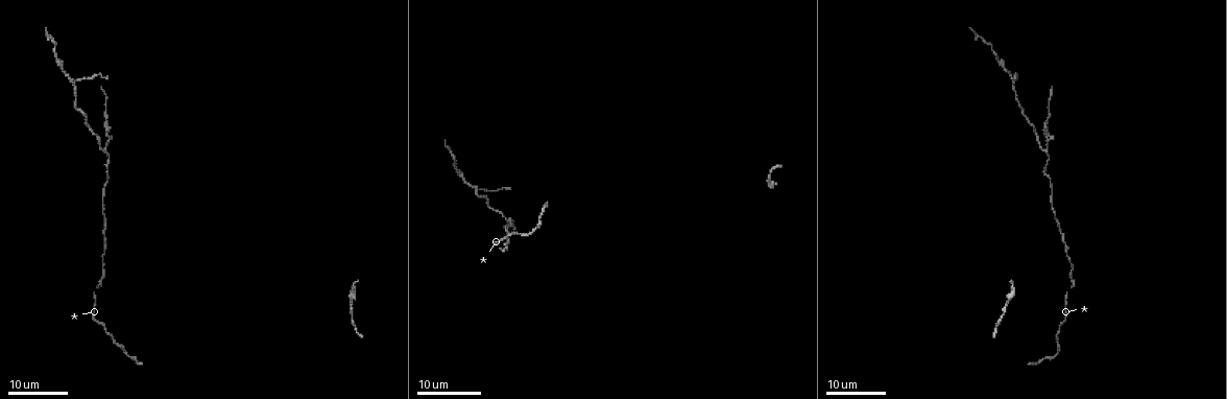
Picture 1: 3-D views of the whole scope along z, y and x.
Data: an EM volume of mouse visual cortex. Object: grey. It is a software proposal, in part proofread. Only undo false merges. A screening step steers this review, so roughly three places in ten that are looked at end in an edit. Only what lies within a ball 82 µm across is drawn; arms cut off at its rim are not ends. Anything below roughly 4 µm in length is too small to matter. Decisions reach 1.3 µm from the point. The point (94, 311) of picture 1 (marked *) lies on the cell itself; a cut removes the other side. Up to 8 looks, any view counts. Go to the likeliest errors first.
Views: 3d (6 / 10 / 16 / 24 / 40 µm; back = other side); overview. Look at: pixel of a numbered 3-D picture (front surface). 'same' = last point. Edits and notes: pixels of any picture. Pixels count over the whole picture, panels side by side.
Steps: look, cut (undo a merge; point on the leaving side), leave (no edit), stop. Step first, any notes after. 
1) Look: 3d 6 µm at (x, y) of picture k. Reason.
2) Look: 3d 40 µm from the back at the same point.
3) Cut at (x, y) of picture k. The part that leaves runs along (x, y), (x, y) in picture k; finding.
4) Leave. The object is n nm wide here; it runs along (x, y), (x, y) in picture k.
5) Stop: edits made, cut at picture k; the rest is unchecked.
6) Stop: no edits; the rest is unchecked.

Look: 3d 24 µm at (106, 149) of picture 1. Three arms meet.

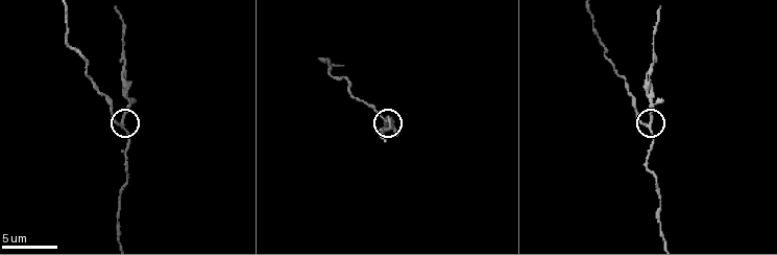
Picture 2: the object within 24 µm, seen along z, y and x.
Look: 3d 10 µm at (120, 123) of picture 2. Closer look.

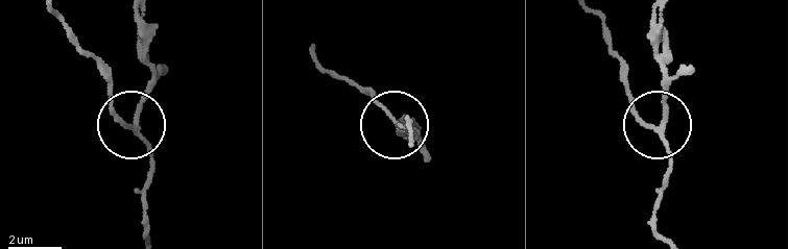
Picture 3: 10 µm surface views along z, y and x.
Cut at (151, 91) of picture 3. The object is 150 nm wide here; the part that leaves runs along (139, 127), (139, 103), (152, 69), (146, 16) in picture 3; a second cell is stuck on.

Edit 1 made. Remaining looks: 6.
Look: overview.

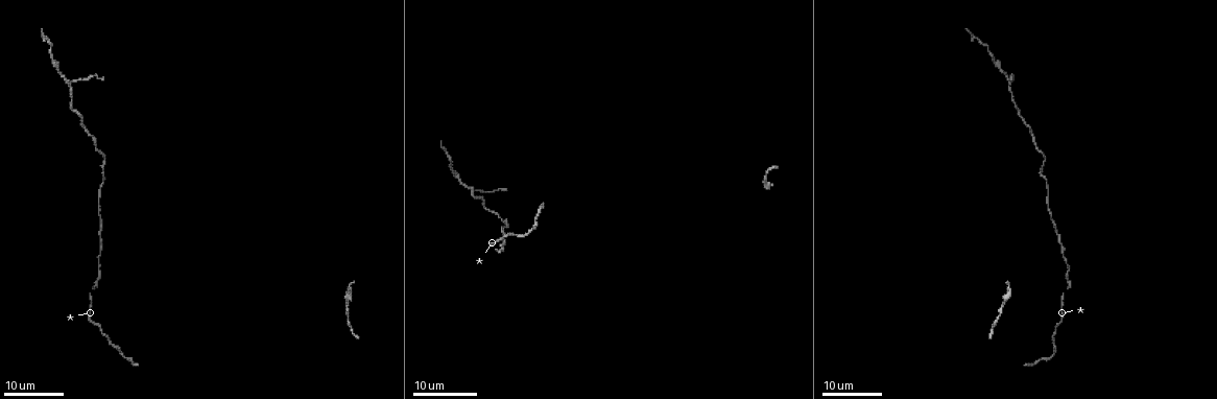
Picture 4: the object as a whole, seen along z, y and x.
Look: 3d 16 µm at (1008, 83) of picture 4. A fork.

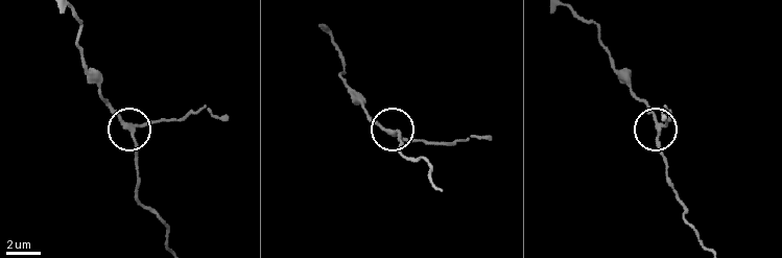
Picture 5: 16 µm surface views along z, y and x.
Look: 3d 10 µm at (133, 129) of picture 5. Zoom in.

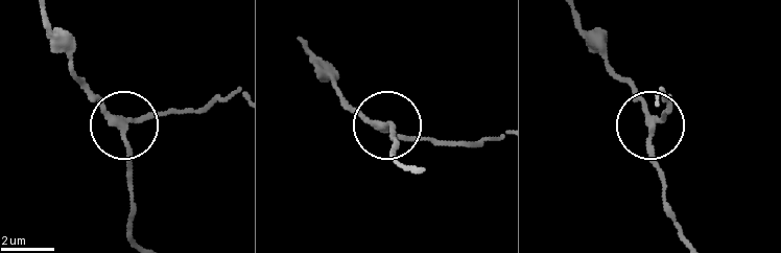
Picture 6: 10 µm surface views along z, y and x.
Leave. 3 arms meet here; it runs along (133, 235), (128, 127), (146, 113), (205, 113) in picture 6; continuous, no second cell.

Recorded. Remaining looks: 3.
Look: 3d 16 µm at (452, 168) of picture 4.

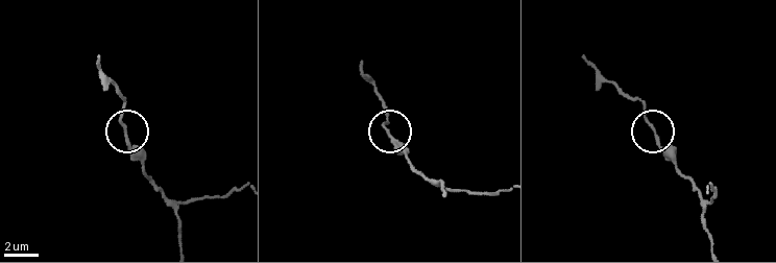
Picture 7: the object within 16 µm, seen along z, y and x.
Look: 3d 6 µm at (126, 137) of picture 7.

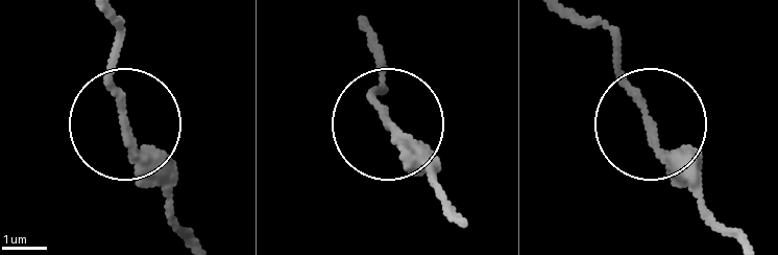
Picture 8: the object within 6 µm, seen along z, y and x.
Leave. It runs along (458, 211), (394, 136), (379, 69) in picture 8; one cell here.

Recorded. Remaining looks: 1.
Stop: edits made, cut at picture 3; the rest is unchecked.

